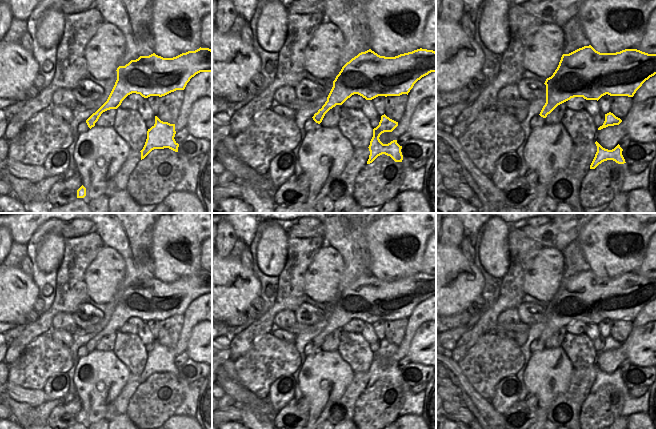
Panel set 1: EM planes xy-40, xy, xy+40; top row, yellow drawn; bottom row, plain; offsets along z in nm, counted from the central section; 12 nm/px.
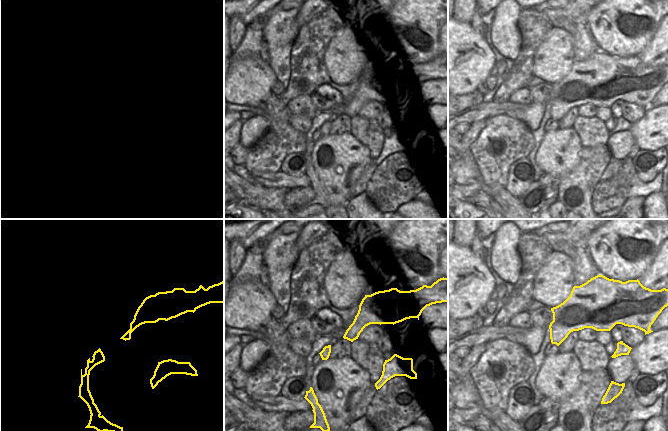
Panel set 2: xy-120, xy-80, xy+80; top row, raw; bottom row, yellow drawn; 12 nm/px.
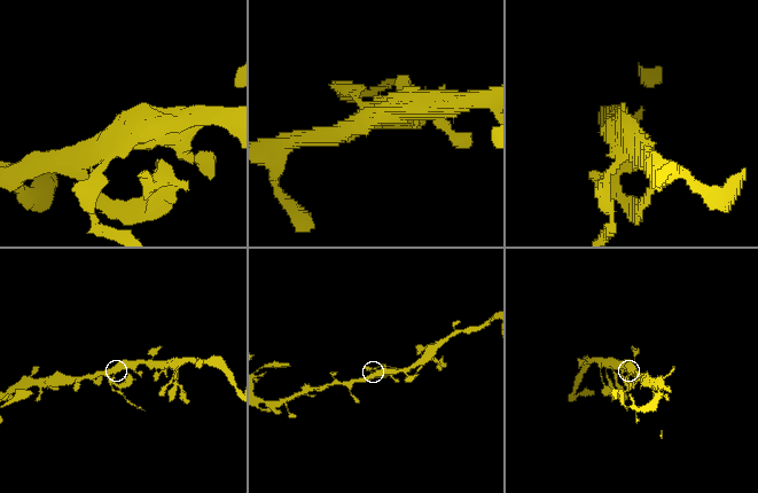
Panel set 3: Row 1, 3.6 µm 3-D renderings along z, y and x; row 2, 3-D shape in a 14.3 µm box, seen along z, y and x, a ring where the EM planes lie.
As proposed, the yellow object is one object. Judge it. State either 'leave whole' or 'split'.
leave whole

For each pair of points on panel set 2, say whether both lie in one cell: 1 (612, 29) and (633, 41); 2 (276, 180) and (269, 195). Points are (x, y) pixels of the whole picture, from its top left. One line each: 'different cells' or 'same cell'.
1: same cell
2: different cells

